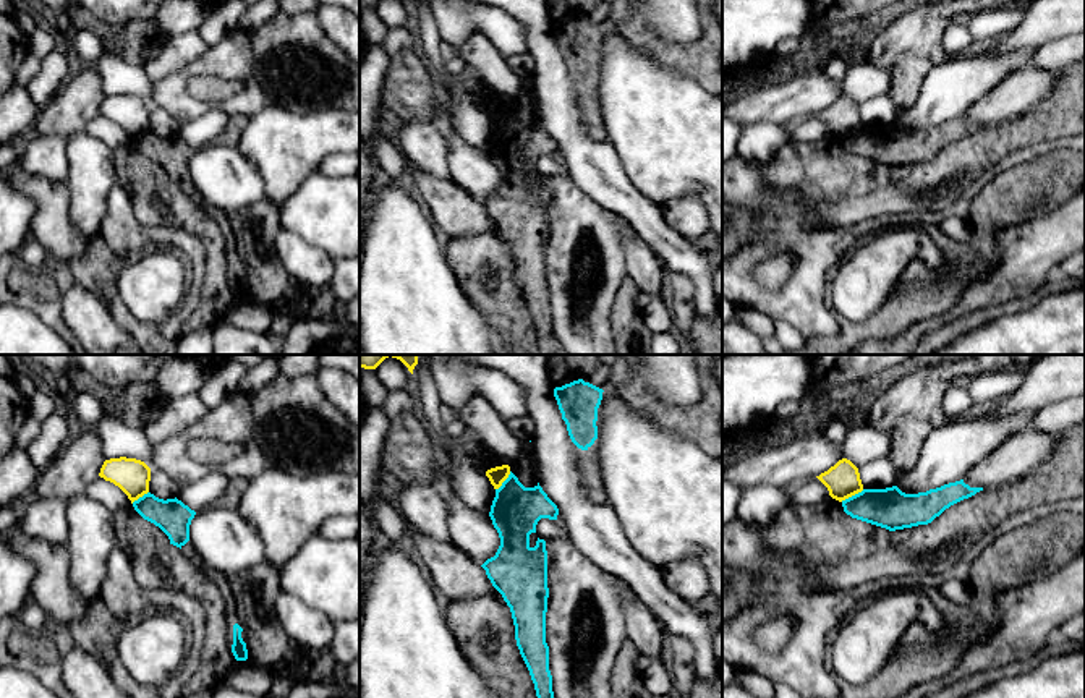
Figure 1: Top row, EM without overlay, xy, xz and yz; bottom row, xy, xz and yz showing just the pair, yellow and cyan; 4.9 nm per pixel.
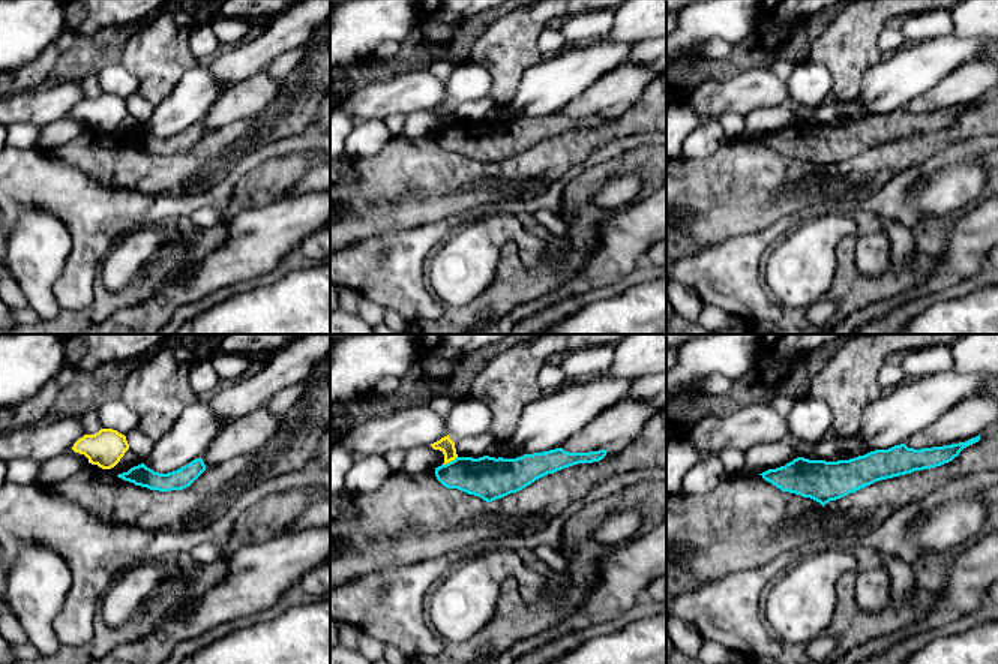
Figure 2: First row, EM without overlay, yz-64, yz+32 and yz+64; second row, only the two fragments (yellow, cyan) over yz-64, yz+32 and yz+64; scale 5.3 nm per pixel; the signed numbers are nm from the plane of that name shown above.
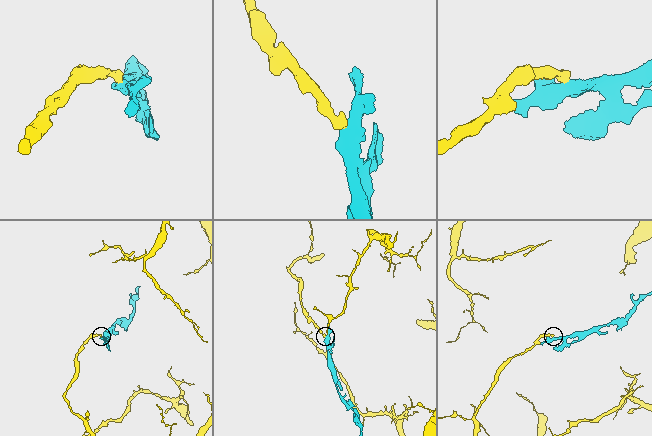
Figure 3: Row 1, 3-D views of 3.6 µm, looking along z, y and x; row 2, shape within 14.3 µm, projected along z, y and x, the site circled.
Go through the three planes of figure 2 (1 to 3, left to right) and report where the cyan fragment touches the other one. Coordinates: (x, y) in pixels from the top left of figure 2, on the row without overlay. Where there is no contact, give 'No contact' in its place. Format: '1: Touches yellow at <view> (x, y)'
1: No contact
2: Touches yellow at yz+32 (449, 125)
3: No contact

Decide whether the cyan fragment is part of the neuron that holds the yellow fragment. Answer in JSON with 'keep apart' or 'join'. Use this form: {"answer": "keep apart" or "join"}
{"answer": "keep apart"}

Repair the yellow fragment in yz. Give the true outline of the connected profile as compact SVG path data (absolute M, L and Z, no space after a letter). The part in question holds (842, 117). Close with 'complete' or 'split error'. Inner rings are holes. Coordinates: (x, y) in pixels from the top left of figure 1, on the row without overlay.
M847 96L839 97L828 109L816 113L839 139L863 128L858 105Z | complete

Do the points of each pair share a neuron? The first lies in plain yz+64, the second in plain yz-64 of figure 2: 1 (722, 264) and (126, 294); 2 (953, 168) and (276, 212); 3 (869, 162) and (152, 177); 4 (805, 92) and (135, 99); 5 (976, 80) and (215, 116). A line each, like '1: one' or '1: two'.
1: two
2: two
3: one
4: two
5: one

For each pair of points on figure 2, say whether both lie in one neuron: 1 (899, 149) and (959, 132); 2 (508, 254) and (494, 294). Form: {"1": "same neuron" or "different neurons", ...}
{"1": "same neuron", "2": "same neuron"}

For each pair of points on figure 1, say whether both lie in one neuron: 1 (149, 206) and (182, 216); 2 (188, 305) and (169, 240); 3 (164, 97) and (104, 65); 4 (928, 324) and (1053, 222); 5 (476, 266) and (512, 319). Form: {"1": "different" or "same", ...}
{"1": "same", "2": "same", "3": "different", "4": "same", "5": "same"}

